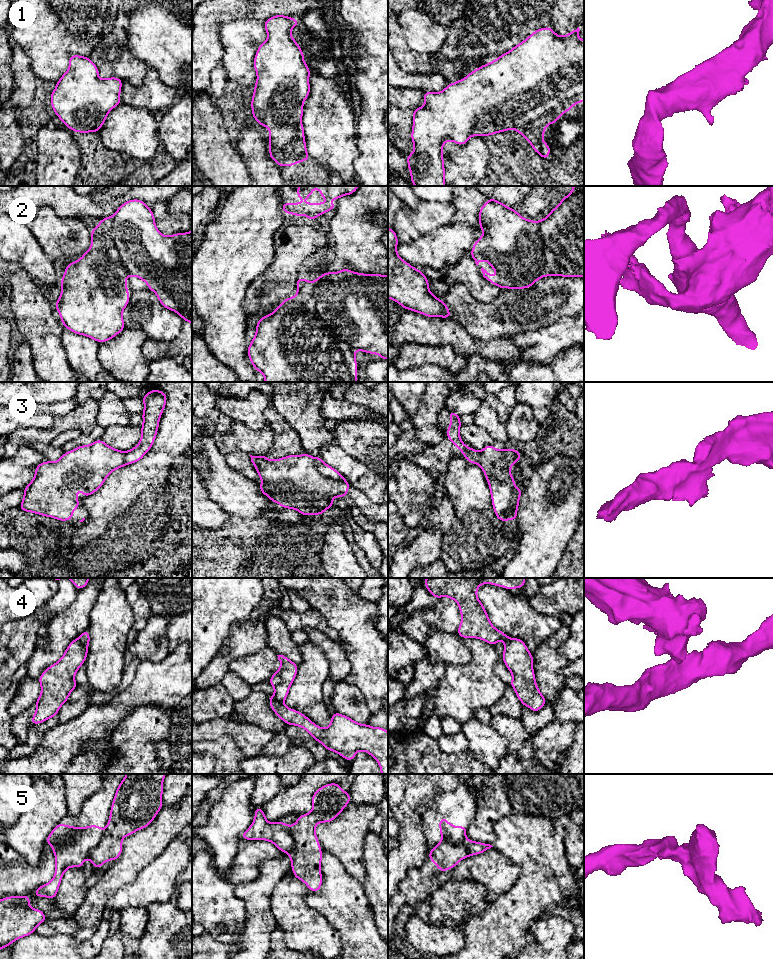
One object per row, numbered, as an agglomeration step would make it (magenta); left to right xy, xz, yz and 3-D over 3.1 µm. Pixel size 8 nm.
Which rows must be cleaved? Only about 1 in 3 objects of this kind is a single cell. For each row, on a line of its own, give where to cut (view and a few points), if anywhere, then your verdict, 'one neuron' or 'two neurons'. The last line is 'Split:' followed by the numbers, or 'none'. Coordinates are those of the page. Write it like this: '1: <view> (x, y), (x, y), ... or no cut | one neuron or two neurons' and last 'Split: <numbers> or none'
1: no cut | one neuron
2: yz (537, 222), (542, 262), (525, 239), (513, 259), (542, 277) | two neurons
3: xz (313, 458), (316, 469), (320, 473), (346, 482) | two neurons
4: xy (77, 638), (86, 647) | two neurons
5: xy (103, 832), (100, 841), (89, 852), (87, 857) | two neurons
Split: 2, 3, 4, 5

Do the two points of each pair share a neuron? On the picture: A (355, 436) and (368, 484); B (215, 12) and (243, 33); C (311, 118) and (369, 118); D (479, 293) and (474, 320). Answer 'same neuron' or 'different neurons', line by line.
A: different neurons
B: different neurons
C: different neurons
D: different neurons

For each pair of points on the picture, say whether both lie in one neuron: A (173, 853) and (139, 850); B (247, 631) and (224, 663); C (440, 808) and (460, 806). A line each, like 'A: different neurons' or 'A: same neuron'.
A: different neurons
B: same neuron
C: same neuron

